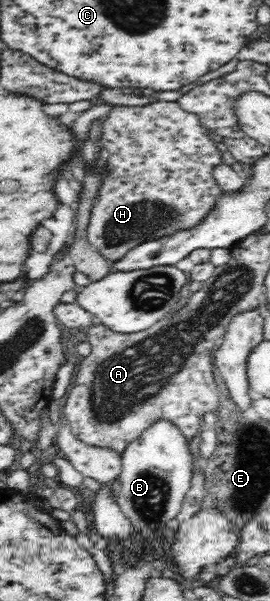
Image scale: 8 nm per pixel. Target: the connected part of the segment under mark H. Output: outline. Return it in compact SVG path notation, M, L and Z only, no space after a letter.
M157 101L155 103L149 103L143 105L143 107L124 107L116 106L106 117L104 117L103 133L100 144L102 145L102 151L107 153L105 157L105 171L103 171L103 179L101 179L101 187L97 192L96 202L91 209L90 221L86 227L86 238L89 245L95 251L98 251L103 257L107 258L111 262L117 262L125 254L136 245L147 241L148 239L155 239L164 235L172 234L181 228L188 228L193 225L197 225L213 207L215 207L215 200L218 199L222 189L218 186L218 183L213 179L211 170L214 165L221 164L221 153L215 148L214 143L206 137L205 131L199 122L199 118L193 113L184 111L177 102L169 103L165 101Z

